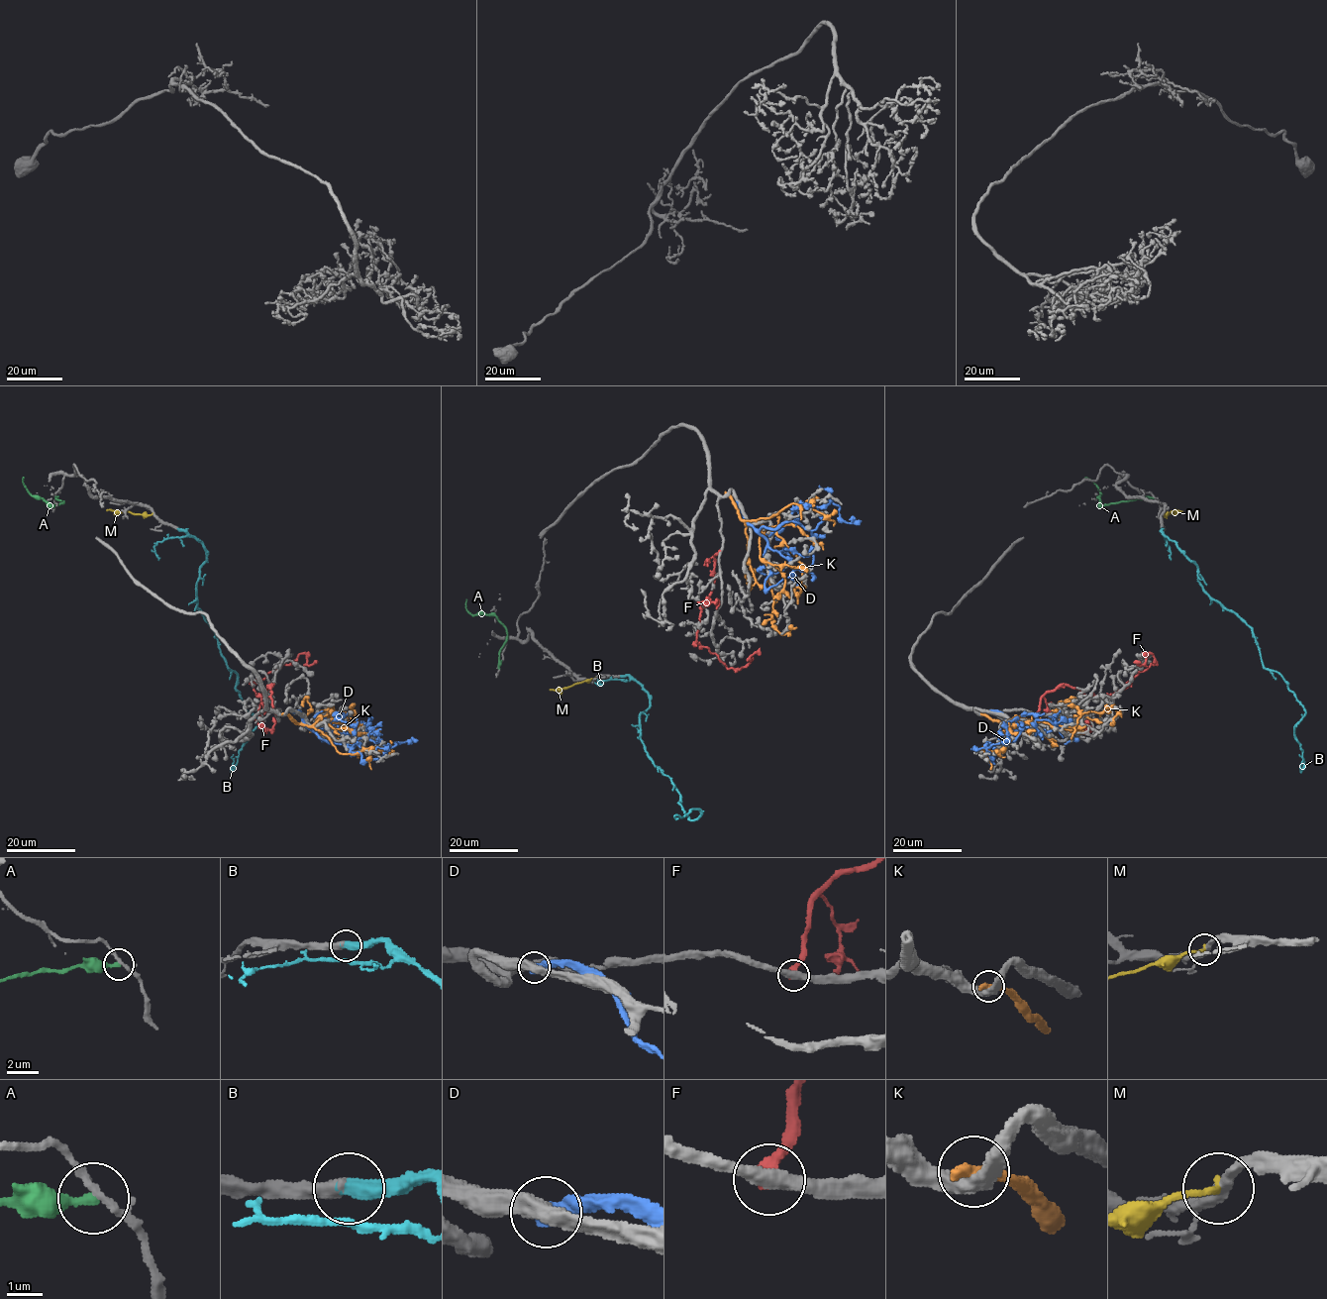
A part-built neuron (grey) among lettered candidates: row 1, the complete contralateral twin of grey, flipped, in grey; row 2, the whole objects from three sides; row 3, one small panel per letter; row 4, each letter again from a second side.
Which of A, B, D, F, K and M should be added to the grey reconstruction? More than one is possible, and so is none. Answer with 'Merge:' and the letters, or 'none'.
Merge: B

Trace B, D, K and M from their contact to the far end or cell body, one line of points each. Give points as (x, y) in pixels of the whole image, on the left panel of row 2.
B: (177, 528), (205, 551), (197, 606), (237, 675), (241, 702), (257, 722), (232, 770), (233, 754)
D: (294, 711), (321, 738), (345, 743), (364, 761), (379, 759), (395, 743), (417, 740)
K: (283, 713), (295, 722), (303, 718), (310, 728), (321, 732), (330, 708), (343, 711), (346, 721), (353, 723)
M: (153, 513), (107, 510)

